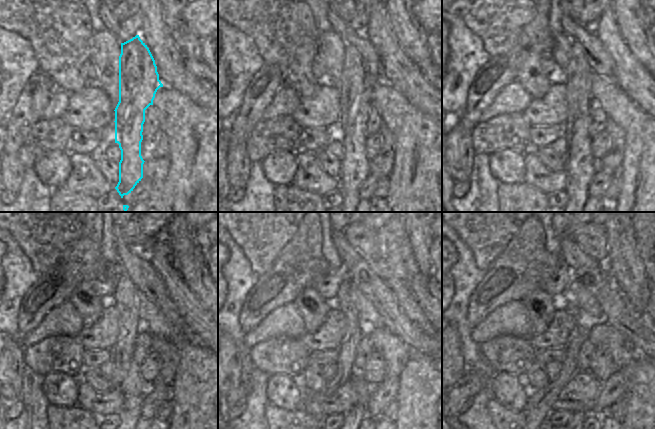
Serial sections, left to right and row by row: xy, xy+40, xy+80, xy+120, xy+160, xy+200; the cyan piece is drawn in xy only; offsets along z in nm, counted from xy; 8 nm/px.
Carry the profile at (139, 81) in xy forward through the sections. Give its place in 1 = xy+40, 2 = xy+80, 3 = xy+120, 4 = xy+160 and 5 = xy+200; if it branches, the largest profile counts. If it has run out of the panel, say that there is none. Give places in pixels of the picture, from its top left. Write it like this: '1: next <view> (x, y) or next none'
1: next xy+40 (357, 84)
2: next xy+80 (580, 165)
3: next xy+120 (129, 381)
4: next xy+160 (354, 328)
5: next xy+200 (577, 336)

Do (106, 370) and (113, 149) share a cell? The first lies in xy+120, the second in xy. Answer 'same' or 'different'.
same

